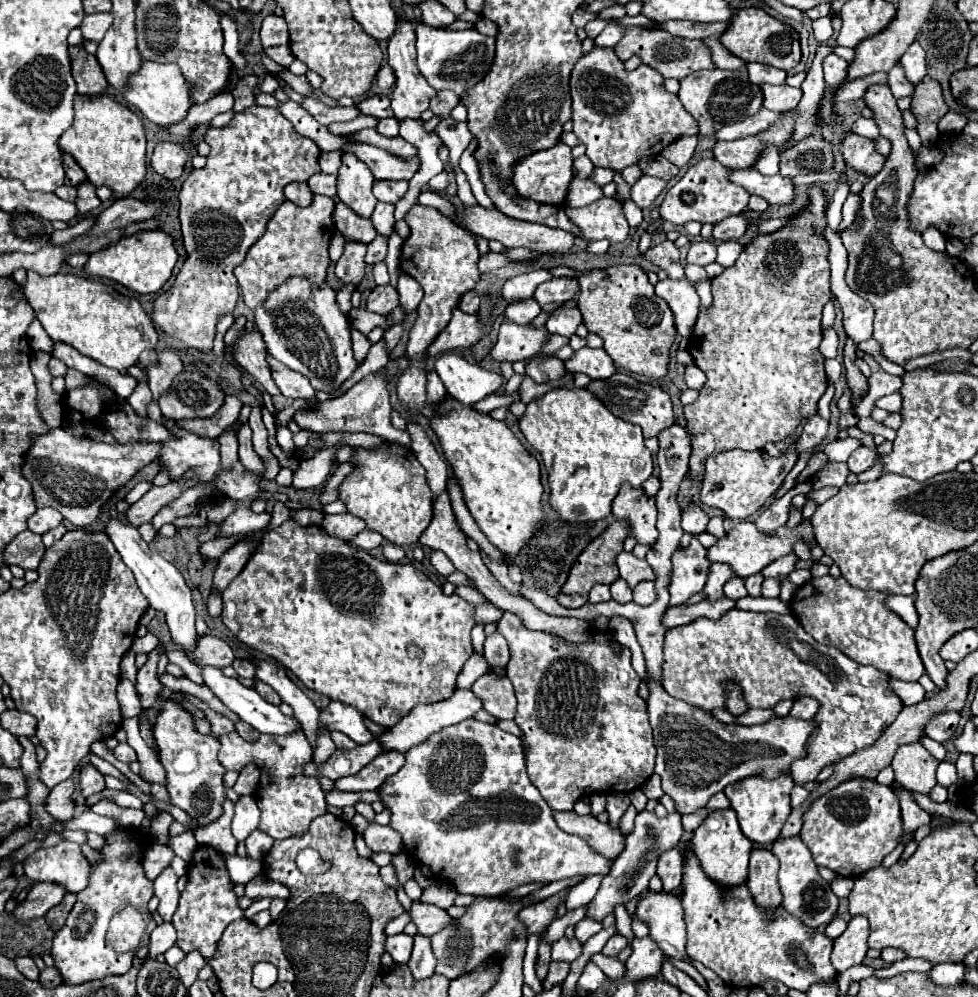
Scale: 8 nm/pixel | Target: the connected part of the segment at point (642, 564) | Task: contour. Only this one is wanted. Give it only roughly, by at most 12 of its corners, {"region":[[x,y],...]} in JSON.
{"region":[[634,552],[618,556],[620,578],[634,588],[642,580],[656,580],[646,558]]}

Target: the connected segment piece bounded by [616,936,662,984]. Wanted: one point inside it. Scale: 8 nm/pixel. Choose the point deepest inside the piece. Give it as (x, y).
(646, 958)

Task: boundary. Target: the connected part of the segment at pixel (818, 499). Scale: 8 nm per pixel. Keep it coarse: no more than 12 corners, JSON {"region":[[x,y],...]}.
{"region":[[826,486],[820,490],[810,490],[806,498],[816,506],[832,498],[838,488]]}

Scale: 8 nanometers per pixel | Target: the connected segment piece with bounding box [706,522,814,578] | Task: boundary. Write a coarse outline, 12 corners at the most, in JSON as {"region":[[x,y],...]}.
{"region":[[752,522],[730,528],[708,550],[710,562],[728,564],[746,578],[790,554],[792,544],[814,540],[810,522],[776,536]]}

